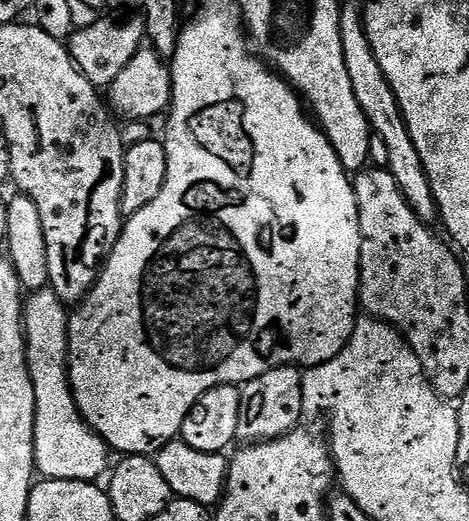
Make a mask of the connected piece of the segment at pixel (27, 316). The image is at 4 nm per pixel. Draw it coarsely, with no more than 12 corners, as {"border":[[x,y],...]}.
{"border":[[51,287],[23,301],[36,472],[99,481],[107,442],[68,381],[70,312]]}

